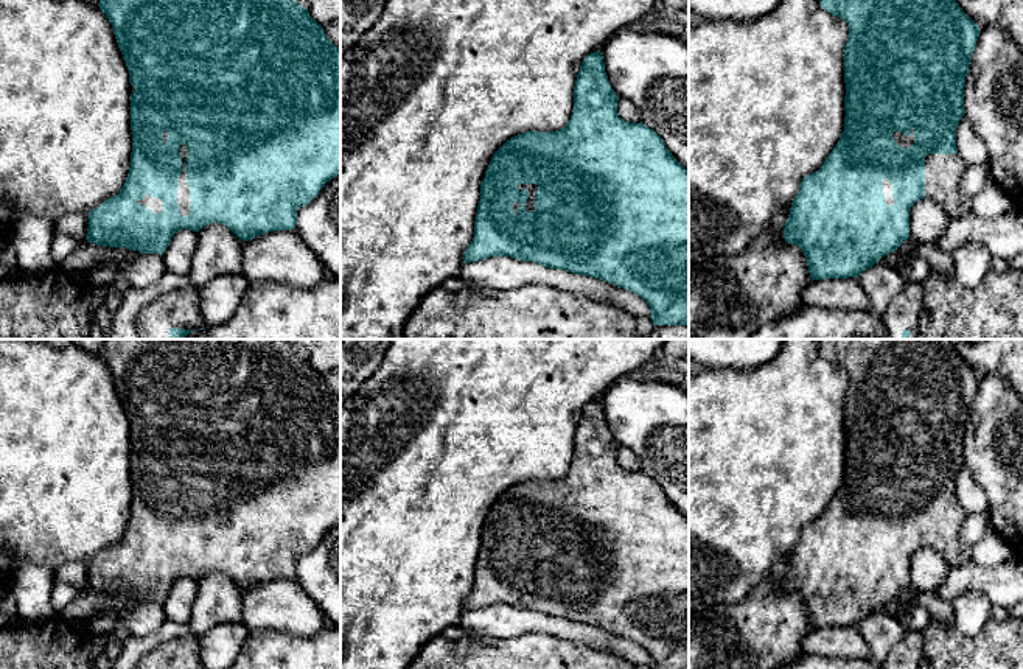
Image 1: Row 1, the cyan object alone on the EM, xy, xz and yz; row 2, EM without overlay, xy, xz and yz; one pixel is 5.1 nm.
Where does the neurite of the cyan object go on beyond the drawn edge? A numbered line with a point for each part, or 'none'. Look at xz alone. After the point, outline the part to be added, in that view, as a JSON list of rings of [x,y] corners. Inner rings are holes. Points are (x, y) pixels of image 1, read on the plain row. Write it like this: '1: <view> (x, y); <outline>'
1: xz (532, 537); [[[518,532],[516,534],[519,537],[519,540],[522,540],[524,537],[529,540],[529,548],[525,551],[525,559],[527,560],[535,560],[535,545],[536,545],[536,540],[538,540],[538,534],[536,532]]]

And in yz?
1: yz (942, 520); [[[959,503],[925,504],[925,546],[936,549],[950,568],[972,560],[972,546],[959,534],[965,515]]]

